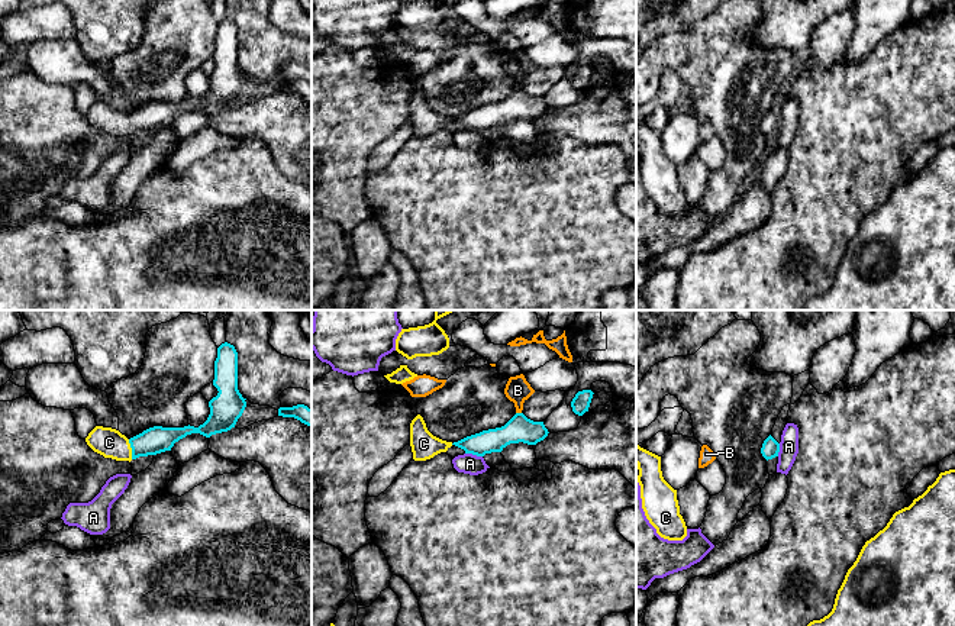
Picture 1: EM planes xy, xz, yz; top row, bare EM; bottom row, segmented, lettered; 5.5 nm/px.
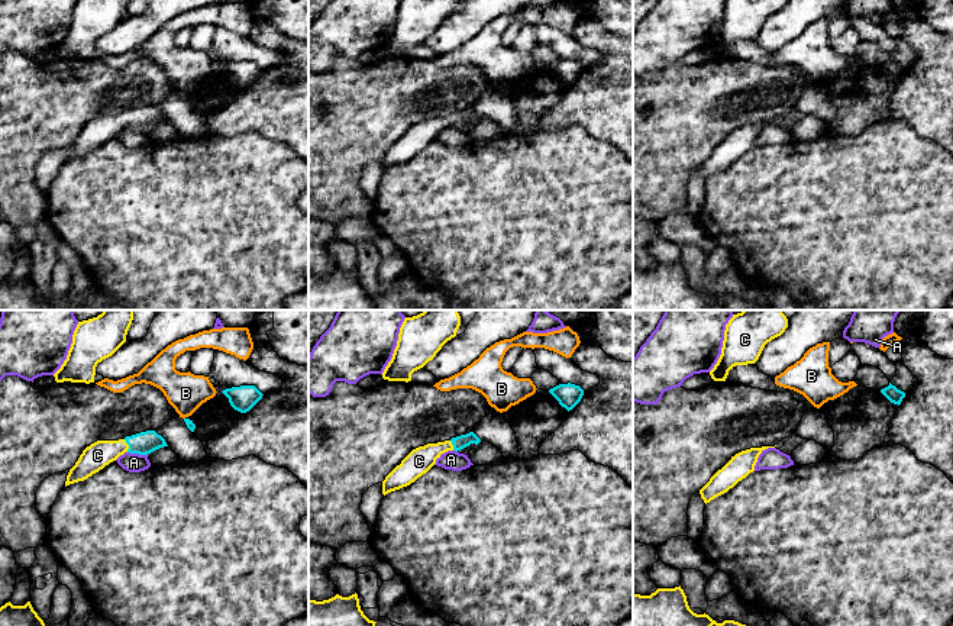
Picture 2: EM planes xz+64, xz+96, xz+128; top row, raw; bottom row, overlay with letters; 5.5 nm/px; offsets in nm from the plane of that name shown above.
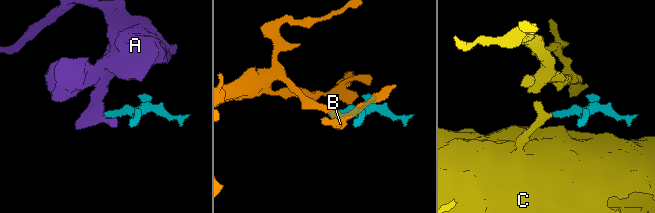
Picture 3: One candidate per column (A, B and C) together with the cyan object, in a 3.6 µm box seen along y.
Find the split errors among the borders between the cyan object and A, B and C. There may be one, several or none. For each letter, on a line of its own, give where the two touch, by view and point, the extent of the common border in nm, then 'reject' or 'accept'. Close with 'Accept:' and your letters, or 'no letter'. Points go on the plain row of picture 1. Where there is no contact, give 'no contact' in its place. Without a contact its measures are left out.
A: xz (474, 129) | 100 nm | reject
B: xz (519, 89) | 30 nm | reject
C: xy (132, 125) | 110 nm | accept
Accept: C

